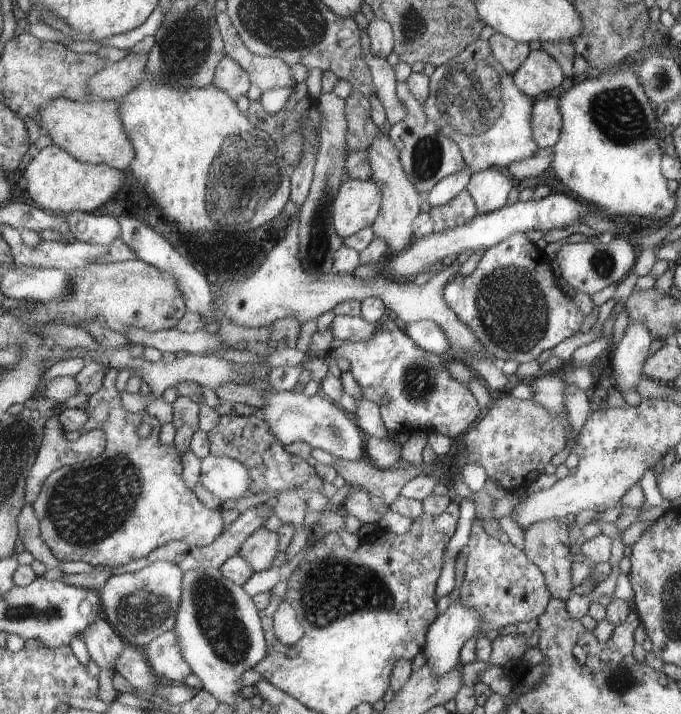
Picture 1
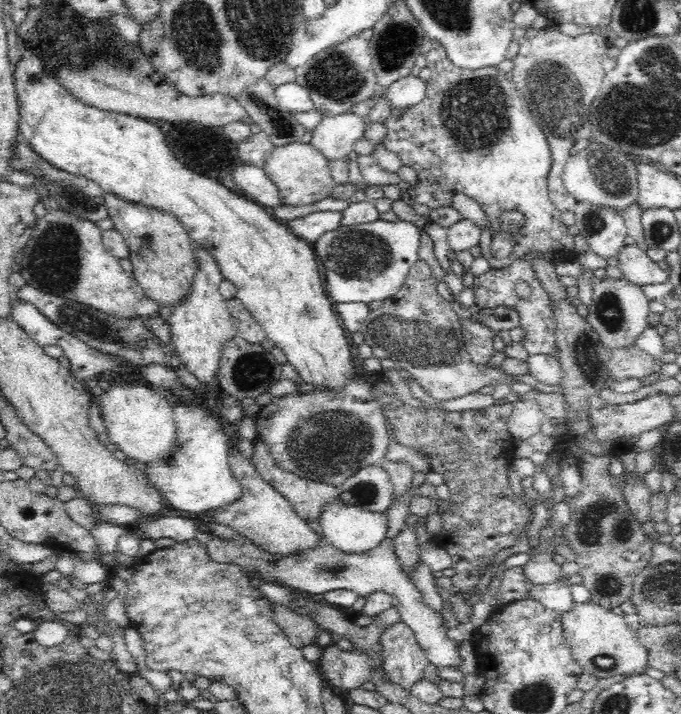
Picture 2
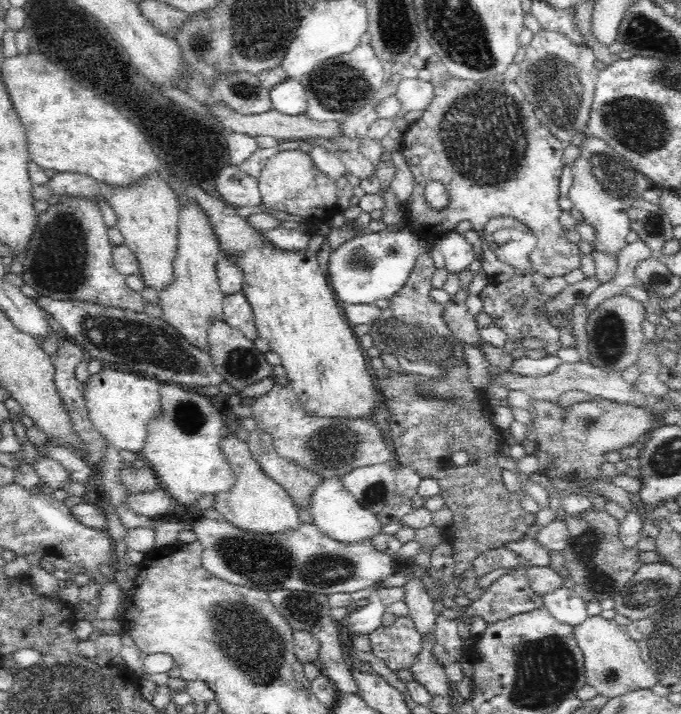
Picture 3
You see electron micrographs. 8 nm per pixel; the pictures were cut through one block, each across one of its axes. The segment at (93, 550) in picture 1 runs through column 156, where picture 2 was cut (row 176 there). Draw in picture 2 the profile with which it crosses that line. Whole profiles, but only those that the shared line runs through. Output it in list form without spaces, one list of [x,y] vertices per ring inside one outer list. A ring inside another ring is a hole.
[[[434,41],[432,43],[426,56],[427,68],[431,70],[431,77],[429,78],[429,81],[426,82],[427,85],[424,100],[421,100],[414,106],[408,107],[406,111],[402,113],[400,118],[396,118],[394,114],[390,113],[388,118],[386,118],[386,122],[384,122],[384,127],[386,127],[386,136],[384,136],[383,141],[384,147],[386,147],[388,151],[398,155],[398,158],[402,161],[403,166],[416,168],[416,170],[418,170],[420,184],[416,184],[414,188],[409,188],[412,200],[416,200],[416,202],[420,202],[420,204],[426,204],[426,206],[430,207],[431,210],[434,210],[434,208],[440,208],[440,206],[450,206],[450,204],[453,204],[453,201],[450,200],[450,194],[452,194],[452,192],[462,192],[462,194],[470,196],[472,200],[476,200],[476,202],[482,206],[482,211],[486,213],[486,217],[488,219],[487,226],[482,228],[479,246],[483,251],[483,256],[488,260],[488,263],[490,263],[490,268],[494,268],[495,270],[502,270],[502,268],[512,266],[512,262],[516,262],[518,258],[541,258],[542,260],[549,262],[552,266],[556,266],[559,263],[577,260],[578,254],[574,252],[573,249],[574,237],[568,233],[568,227],[562,223],[562,219],[560,218],[563,212],[554,207],[554,204],[550,201],[550,196],[548,195],[548,176],[552,168],[552,150],[548,145],[547,136],[544,135],[542,128],[533,120],[529,104],[525,101],[524,95],[516,86],[516,83],[508,79],[508,74],[504,73],[498,67],[484,67],[478,70],[456,68],[452,64],[452,61],[448,60],[448,55],[446,55],[444,46],[440,45],[440,42],[438,41]],[[505,211],[519,211],[522,213],[522,215],[524,215],[524,224],[521,231],[517,235],[513,236],[513,240],[515,241],[512,253],[509,254],[510,256],[508,256],[508,258],[496,258],[496,256],[492,255],[490,244],[492,242],[492,238],[494,238],[494,234],[502,228],[500,216]]]

